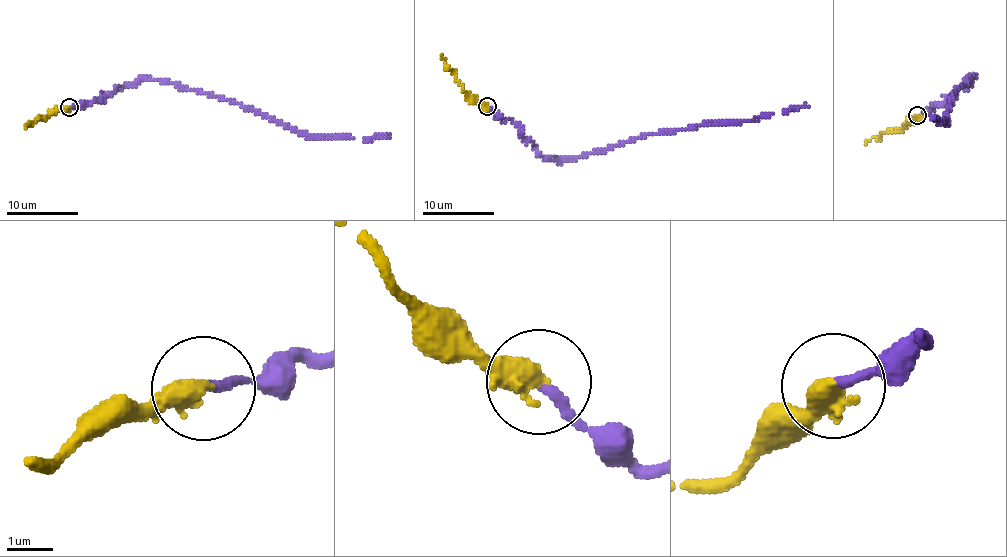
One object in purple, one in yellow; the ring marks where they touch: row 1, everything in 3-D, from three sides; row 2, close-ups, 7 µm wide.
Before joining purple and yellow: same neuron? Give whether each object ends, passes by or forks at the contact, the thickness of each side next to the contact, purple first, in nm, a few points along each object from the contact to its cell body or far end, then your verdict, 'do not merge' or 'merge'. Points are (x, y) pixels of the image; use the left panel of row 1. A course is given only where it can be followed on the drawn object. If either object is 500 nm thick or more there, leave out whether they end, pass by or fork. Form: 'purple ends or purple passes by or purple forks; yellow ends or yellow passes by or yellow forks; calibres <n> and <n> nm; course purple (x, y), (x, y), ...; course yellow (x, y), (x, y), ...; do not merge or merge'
purple ends; yellow passes by; calibres 220 and 360 nm; course purple (69, 106), (100, 101), (126, 84), (158, 80), (238, 102), (298, 132), (354, 139), (388, 135); course yellow (69, 106), (55, 109), (46, 118), (38, 118), (25, 127); do not merge

